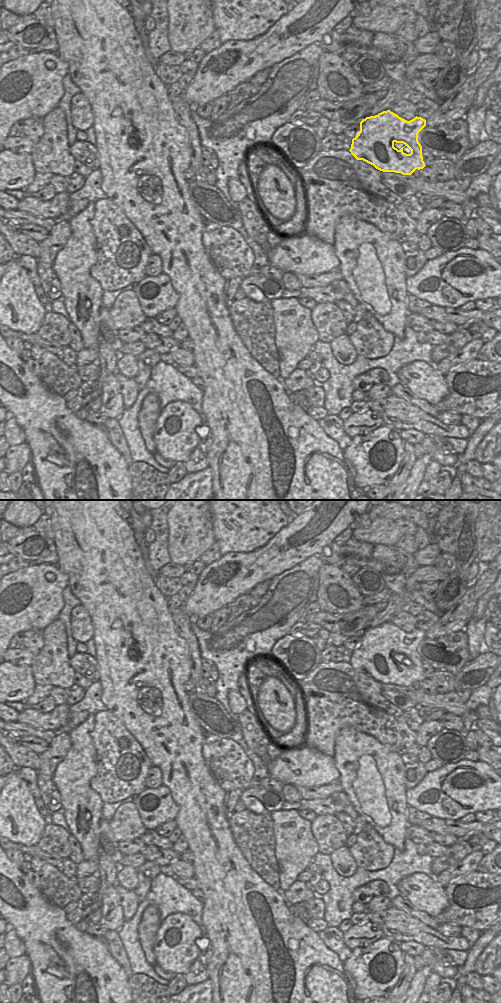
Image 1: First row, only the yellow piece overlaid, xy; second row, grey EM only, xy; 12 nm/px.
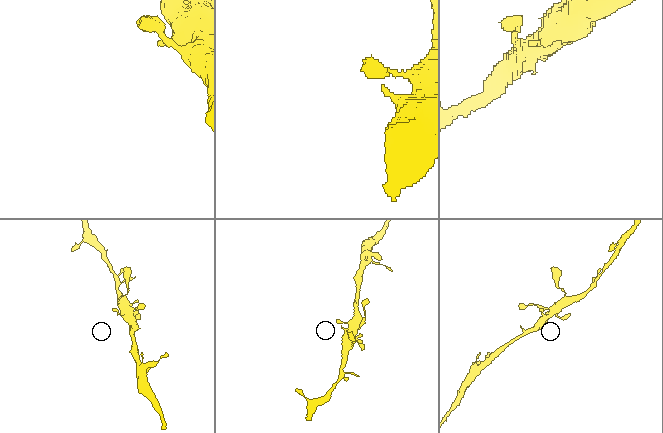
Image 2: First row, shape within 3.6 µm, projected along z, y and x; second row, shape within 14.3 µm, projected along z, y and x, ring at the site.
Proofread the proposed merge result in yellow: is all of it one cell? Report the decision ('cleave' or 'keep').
keep

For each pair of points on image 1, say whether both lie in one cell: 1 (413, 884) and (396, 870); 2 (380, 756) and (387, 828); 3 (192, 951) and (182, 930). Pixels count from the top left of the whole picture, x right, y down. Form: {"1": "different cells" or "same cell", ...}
{"1": "different cells", "2": "same cell", "3": "same cell"}

